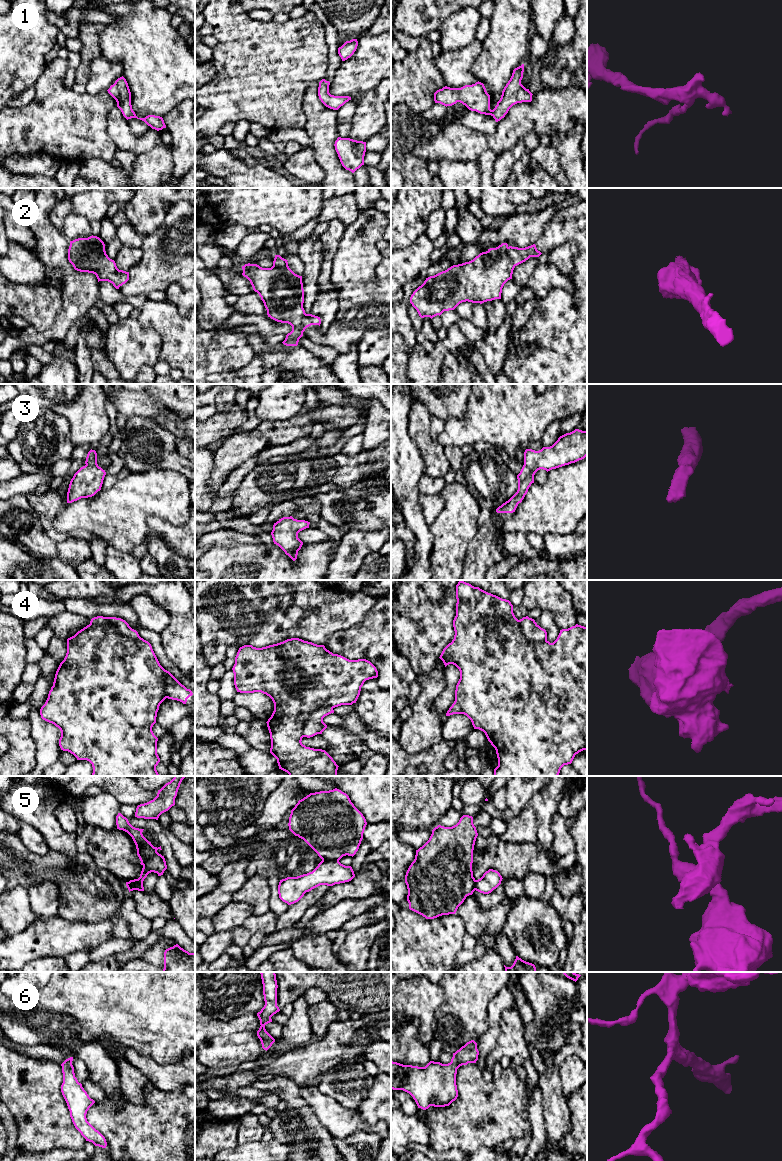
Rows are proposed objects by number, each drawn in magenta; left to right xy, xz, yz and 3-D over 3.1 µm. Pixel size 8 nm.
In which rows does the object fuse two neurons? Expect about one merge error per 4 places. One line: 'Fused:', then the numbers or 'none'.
Fused: 4, 5

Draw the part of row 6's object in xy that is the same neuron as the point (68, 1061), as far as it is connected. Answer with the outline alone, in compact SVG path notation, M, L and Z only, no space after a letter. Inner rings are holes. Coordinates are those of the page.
M70 1057L61 1064L63 1073L61 1092L70 1111L70 1117L75 1128L86 1141L92 1142L95 1146L106 1148L105 1137L87 1121L87 1111L95 1101L89 1097L75 1077L72 1061L73 1057Z

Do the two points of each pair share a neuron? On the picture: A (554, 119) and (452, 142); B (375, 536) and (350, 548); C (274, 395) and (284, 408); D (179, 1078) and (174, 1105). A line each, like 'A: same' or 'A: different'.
A: same
B: same
C: same
D: different

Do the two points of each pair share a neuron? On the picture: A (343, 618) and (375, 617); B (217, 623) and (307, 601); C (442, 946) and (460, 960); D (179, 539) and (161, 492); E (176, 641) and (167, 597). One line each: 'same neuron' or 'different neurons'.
A: different neurons
B: same neuron
C: different neurons
D: different neurons
E: same neuron

